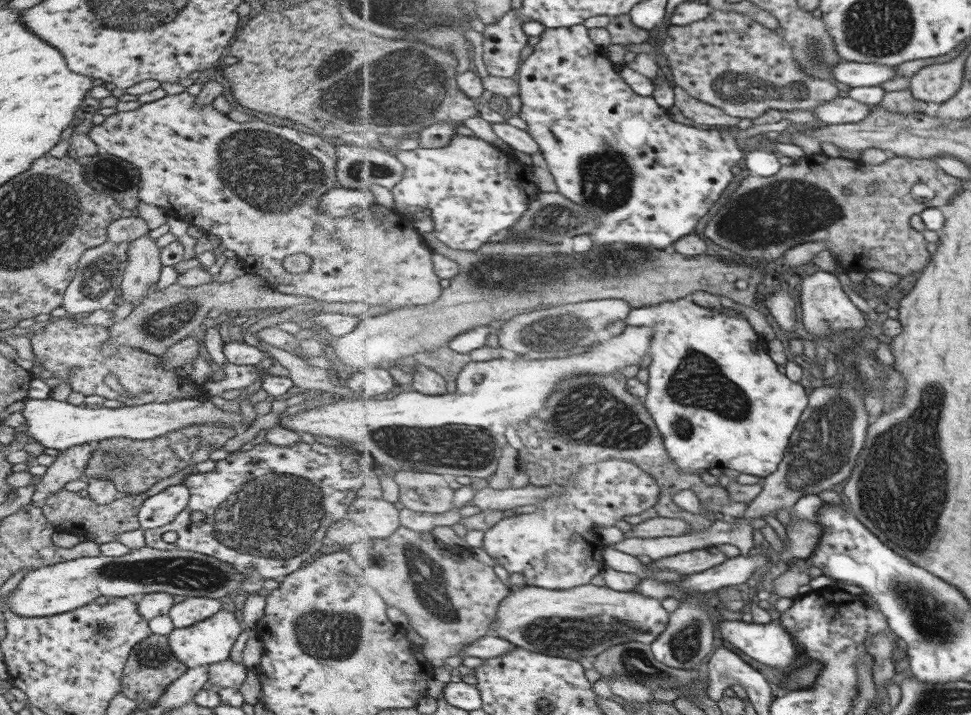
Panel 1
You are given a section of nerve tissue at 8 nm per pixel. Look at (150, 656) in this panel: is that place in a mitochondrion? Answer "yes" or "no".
yes

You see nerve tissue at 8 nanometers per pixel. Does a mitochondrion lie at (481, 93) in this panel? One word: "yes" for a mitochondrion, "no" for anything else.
no

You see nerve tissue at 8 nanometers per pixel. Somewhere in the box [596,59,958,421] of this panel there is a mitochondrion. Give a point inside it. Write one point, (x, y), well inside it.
(786, 210)

